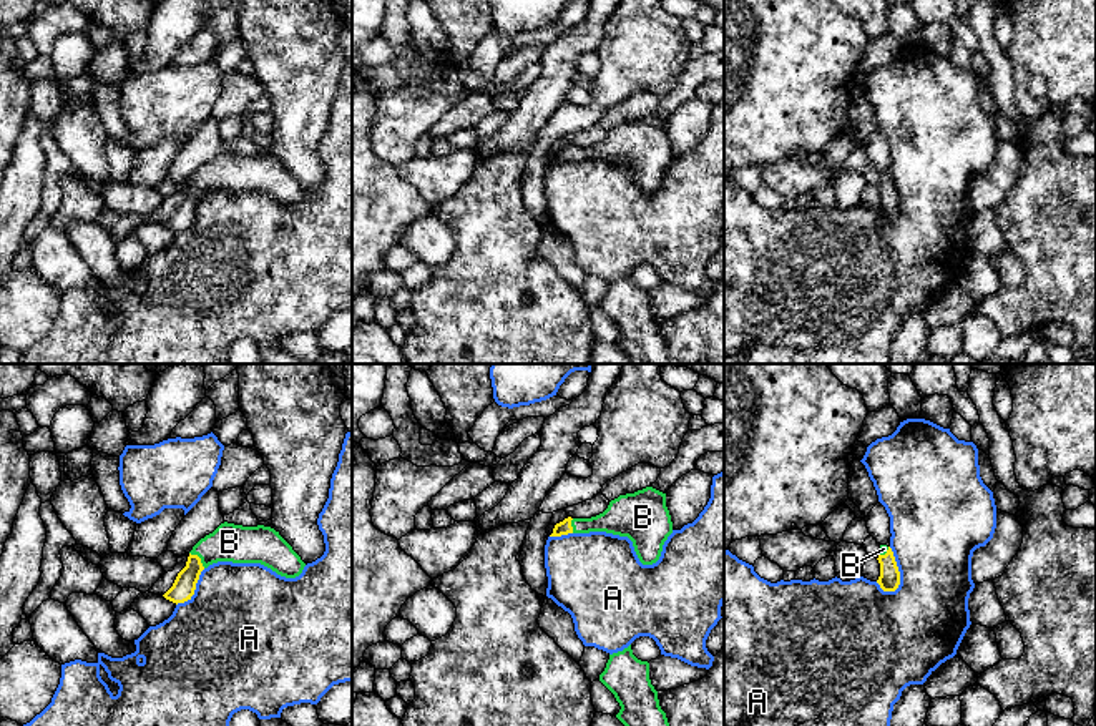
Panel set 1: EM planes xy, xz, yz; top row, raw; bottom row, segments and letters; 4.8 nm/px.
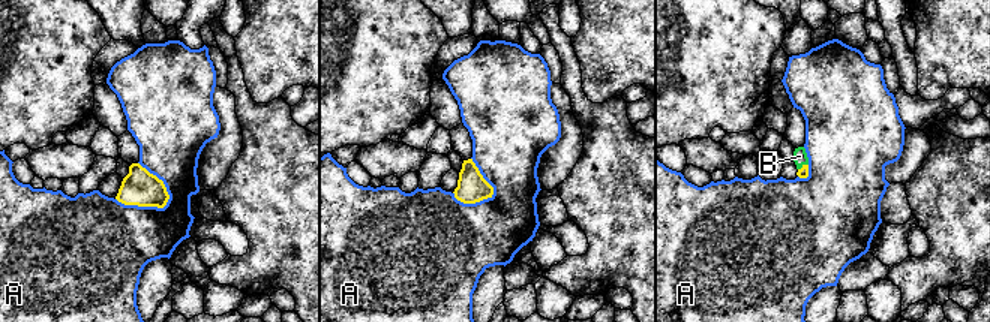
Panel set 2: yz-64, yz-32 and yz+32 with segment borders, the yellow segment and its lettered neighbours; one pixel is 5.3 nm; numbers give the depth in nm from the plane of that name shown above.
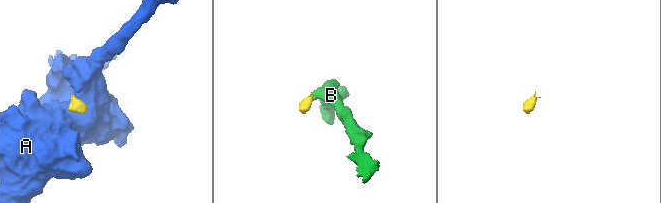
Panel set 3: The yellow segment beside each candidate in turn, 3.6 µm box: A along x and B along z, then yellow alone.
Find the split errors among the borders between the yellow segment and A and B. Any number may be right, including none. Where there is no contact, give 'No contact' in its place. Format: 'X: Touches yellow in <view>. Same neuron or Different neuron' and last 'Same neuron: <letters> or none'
A: Touches yellow in yz. Different neuron
B: Touches yellow in xy. Same neuron
Same neuron: B

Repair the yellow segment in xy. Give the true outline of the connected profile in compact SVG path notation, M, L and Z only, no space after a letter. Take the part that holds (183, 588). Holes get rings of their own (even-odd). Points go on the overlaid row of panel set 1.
M224 522L193 547L186 567L163 596L176 605L191 600L201 571L218 562L261 563L286 578L299 576L306 567L274 528Z

